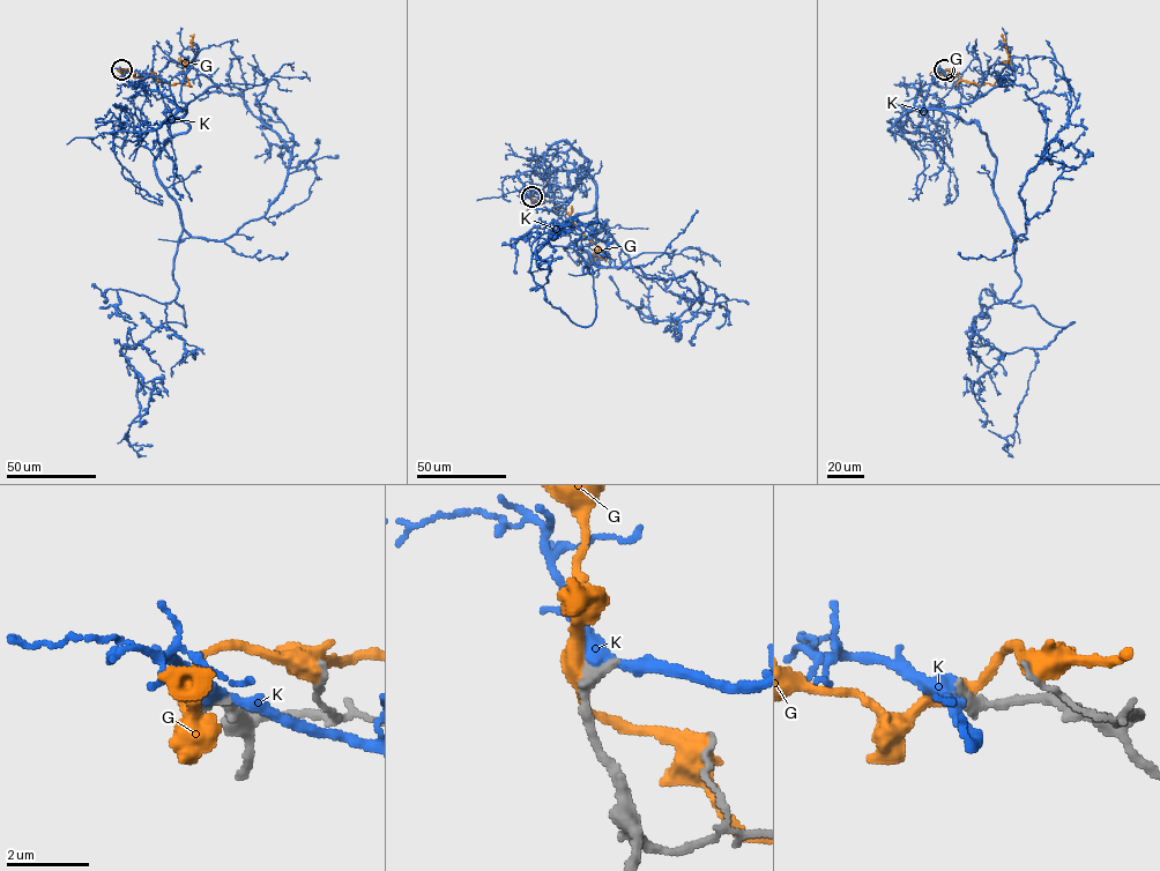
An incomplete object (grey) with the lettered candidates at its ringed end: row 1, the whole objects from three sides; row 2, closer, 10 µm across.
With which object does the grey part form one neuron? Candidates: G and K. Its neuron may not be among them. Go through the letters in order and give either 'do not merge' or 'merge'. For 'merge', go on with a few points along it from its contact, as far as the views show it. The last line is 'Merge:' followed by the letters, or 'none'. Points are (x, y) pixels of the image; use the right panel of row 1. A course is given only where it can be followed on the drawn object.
G: do not merge
K: merge; it runs (944, 71), (922, 105), (986, 134), (1010, 302), (1073, 322), (973, 386), (993, 425)
Merge: K

